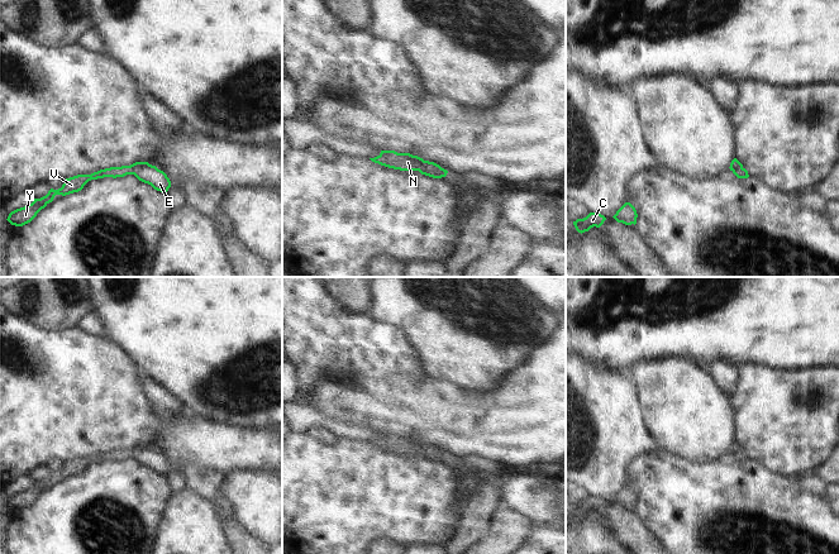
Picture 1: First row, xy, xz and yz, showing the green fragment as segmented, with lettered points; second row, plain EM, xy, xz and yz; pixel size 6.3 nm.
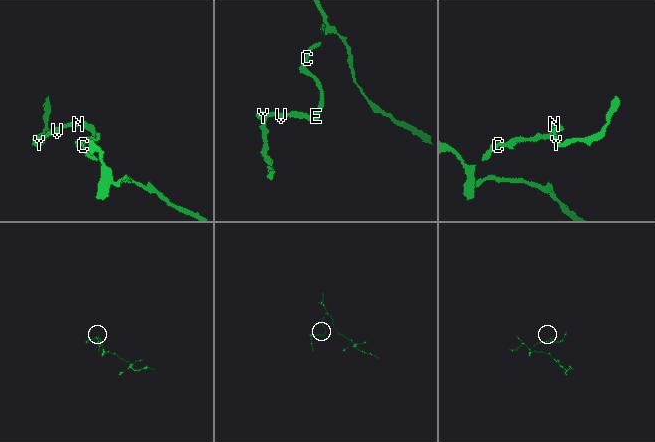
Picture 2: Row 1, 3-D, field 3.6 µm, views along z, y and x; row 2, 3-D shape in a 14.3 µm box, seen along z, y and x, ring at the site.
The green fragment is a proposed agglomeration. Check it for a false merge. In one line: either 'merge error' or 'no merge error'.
no merge error

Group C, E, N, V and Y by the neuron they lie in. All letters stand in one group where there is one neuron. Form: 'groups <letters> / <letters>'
groups C E N V Y

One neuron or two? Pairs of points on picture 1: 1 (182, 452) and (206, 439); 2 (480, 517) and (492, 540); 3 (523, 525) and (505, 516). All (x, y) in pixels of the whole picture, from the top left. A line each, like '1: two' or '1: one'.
1: one
2: two
3: one

